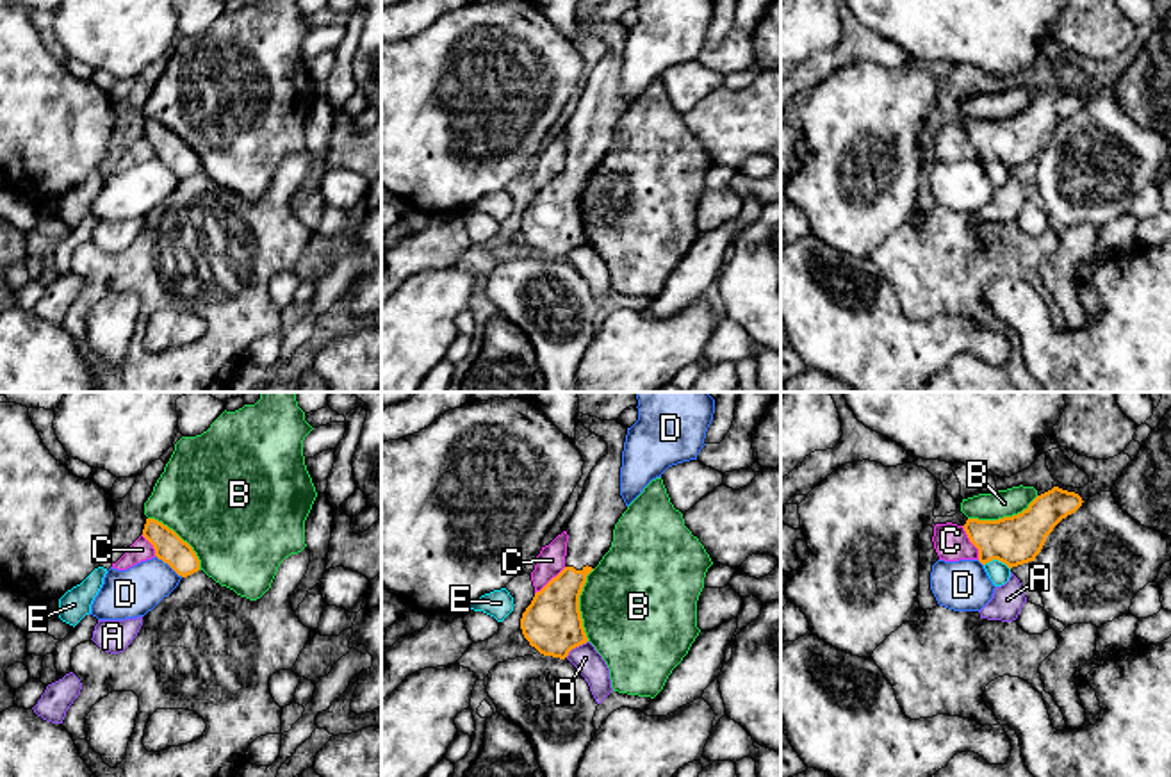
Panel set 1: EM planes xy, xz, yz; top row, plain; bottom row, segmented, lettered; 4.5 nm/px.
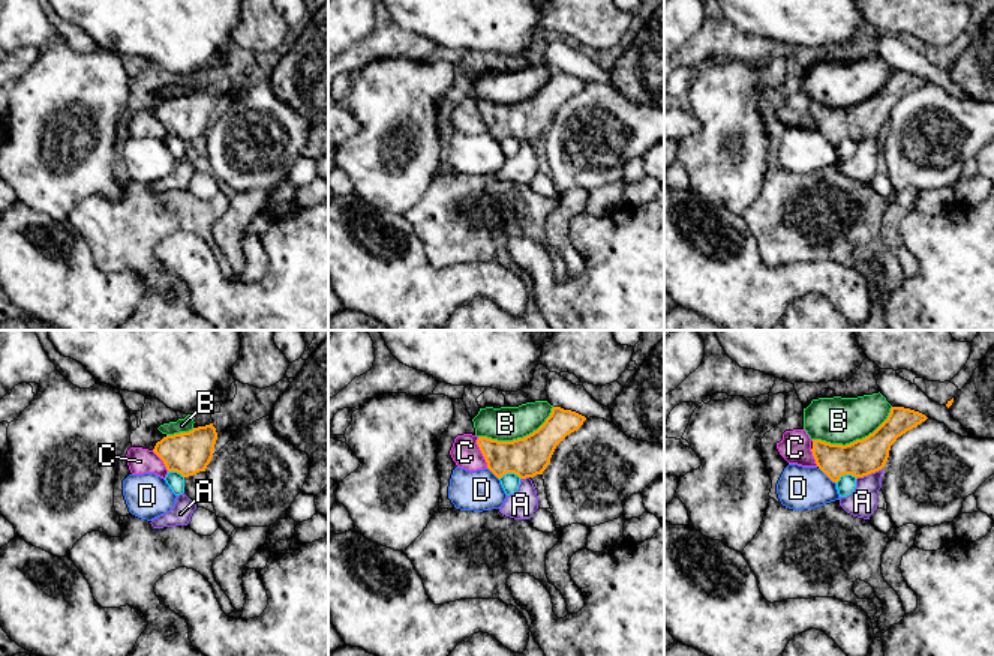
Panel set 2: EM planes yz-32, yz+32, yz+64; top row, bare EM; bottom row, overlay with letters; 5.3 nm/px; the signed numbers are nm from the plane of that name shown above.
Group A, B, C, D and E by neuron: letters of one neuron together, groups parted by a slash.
A / B / C / D / E

